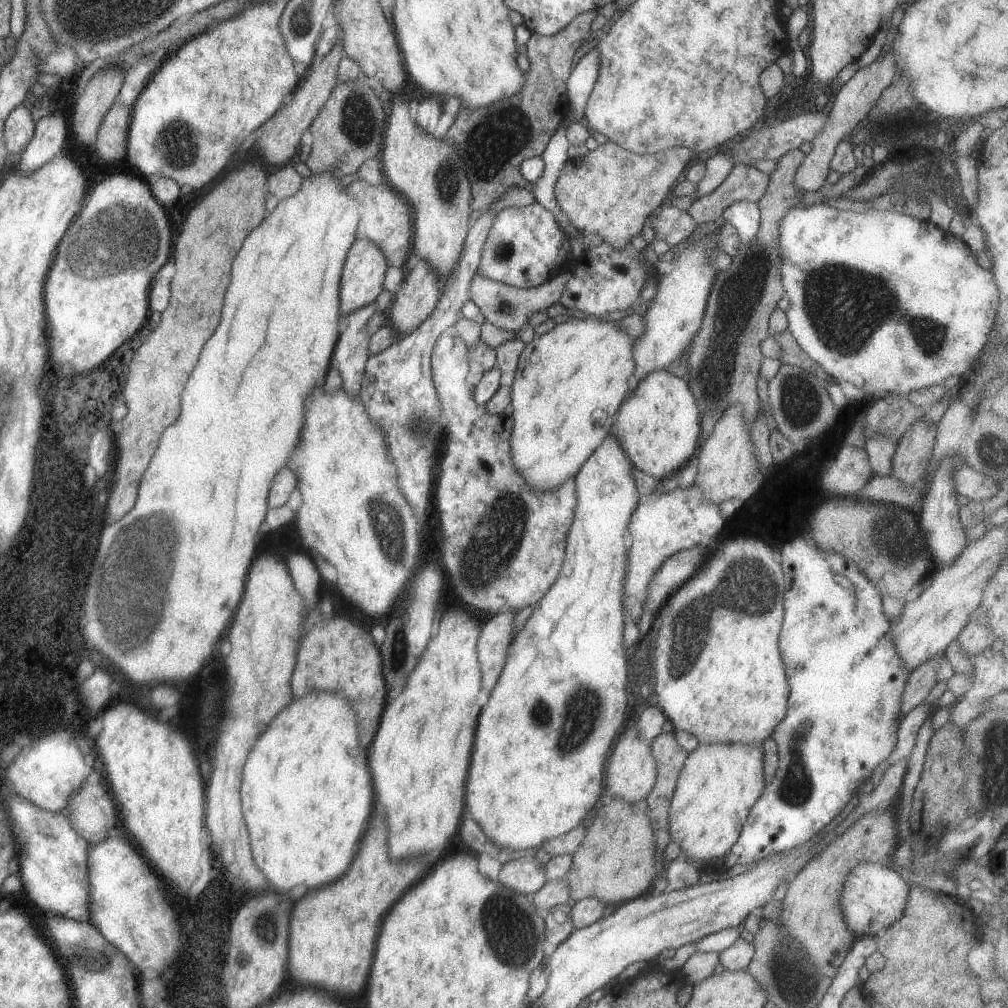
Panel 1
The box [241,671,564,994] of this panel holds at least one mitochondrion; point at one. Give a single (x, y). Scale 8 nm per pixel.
(510, 936)

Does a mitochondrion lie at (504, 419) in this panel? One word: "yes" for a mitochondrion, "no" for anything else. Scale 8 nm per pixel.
no

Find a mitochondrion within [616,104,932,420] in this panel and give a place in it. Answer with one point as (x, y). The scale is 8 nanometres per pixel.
(844, 310)

